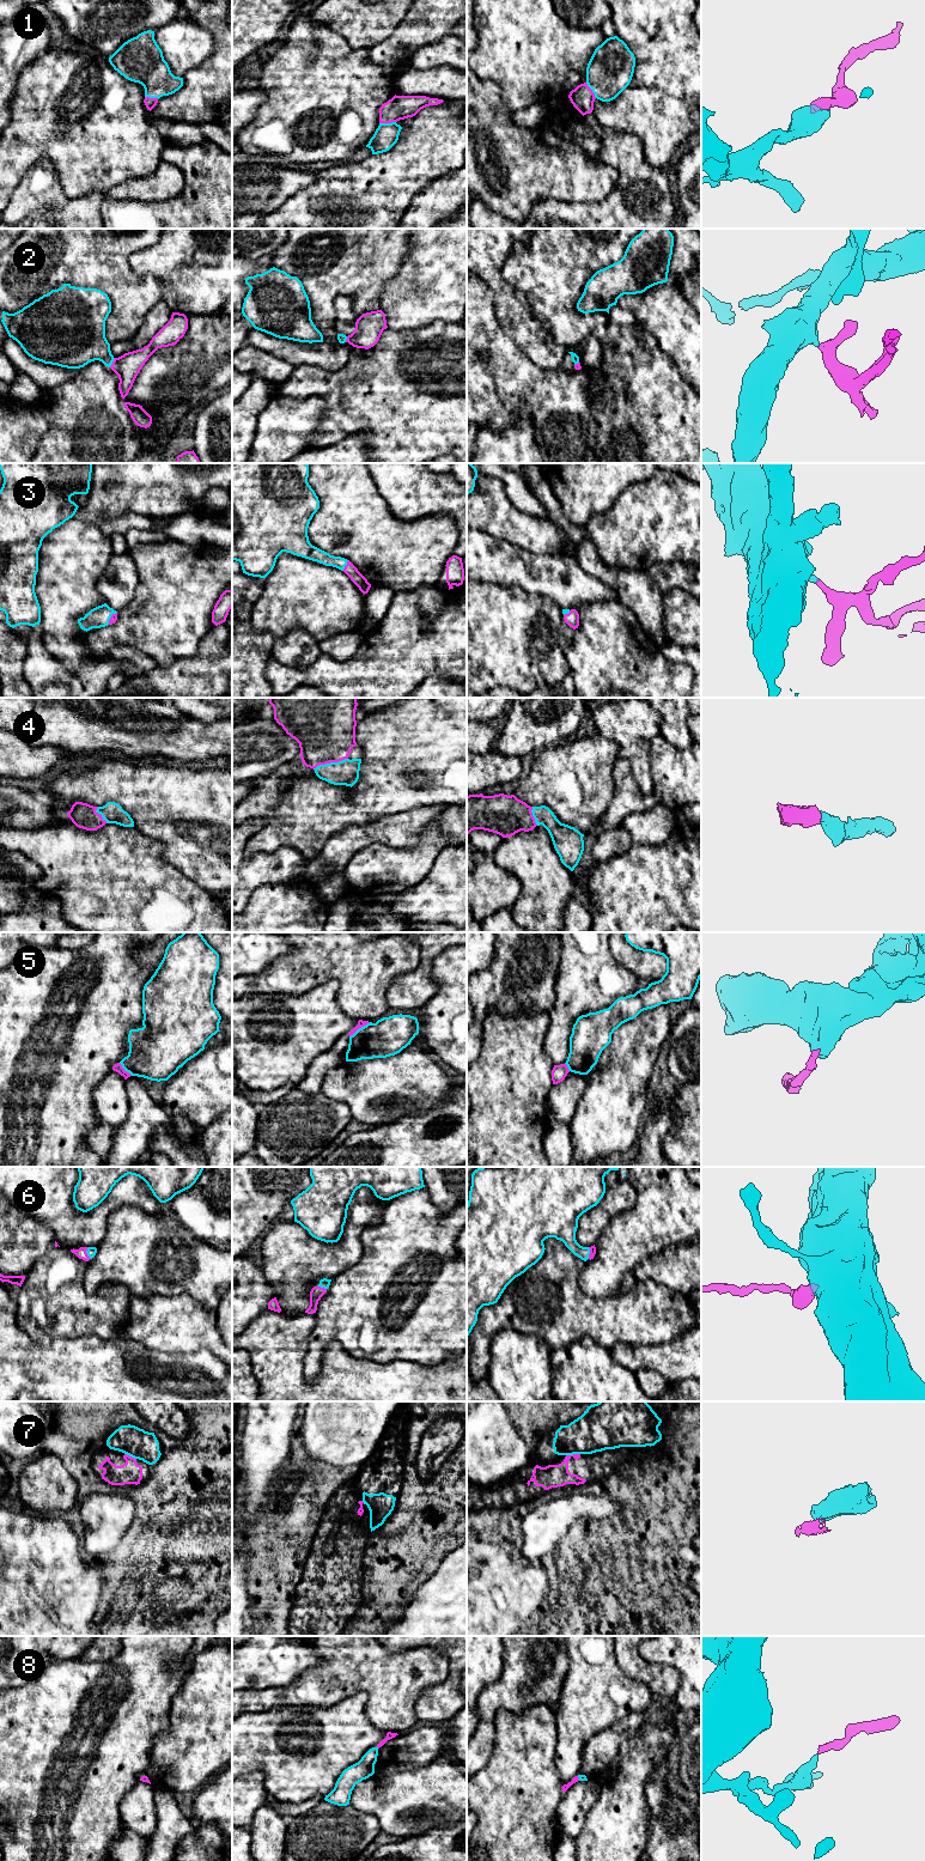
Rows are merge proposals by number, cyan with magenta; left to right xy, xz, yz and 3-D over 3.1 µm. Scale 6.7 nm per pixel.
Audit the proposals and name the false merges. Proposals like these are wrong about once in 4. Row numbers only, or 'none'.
5, 7

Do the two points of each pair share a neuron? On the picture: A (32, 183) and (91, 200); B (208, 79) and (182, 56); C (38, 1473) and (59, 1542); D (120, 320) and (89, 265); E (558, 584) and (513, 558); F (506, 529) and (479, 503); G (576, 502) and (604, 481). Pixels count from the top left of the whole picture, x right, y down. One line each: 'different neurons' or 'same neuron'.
A: same neuron
B: different neurons
C: different neurons
D: same neuron
E: same neuron
F: same neuron
G: same neuron

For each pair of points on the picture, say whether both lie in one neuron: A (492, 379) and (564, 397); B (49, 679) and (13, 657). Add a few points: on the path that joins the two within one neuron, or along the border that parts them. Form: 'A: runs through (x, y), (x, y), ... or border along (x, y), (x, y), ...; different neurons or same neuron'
A: runs through (510, 385), (546, 395); same neuron
B: border along (25, 639), (23, 677), (29, 685); different neurons

